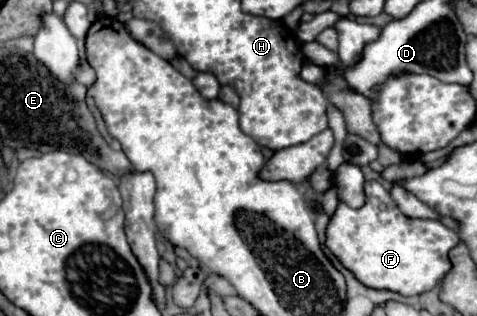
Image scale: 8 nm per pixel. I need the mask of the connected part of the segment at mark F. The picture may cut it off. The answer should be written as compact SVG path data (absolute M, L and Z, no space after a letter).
M368 180L364 184L366 202L362 208L350 208L346 202L340 202L336 212L330 216L326 226L326 246L340 260L344 268L348 268L364 286L374 290L392 290L402 296L418 296L422 292L432 290L444 274L450 270L448 250L458 244L458 234L446 228L438 220L414 220L400 212L390 192L376 180Z

